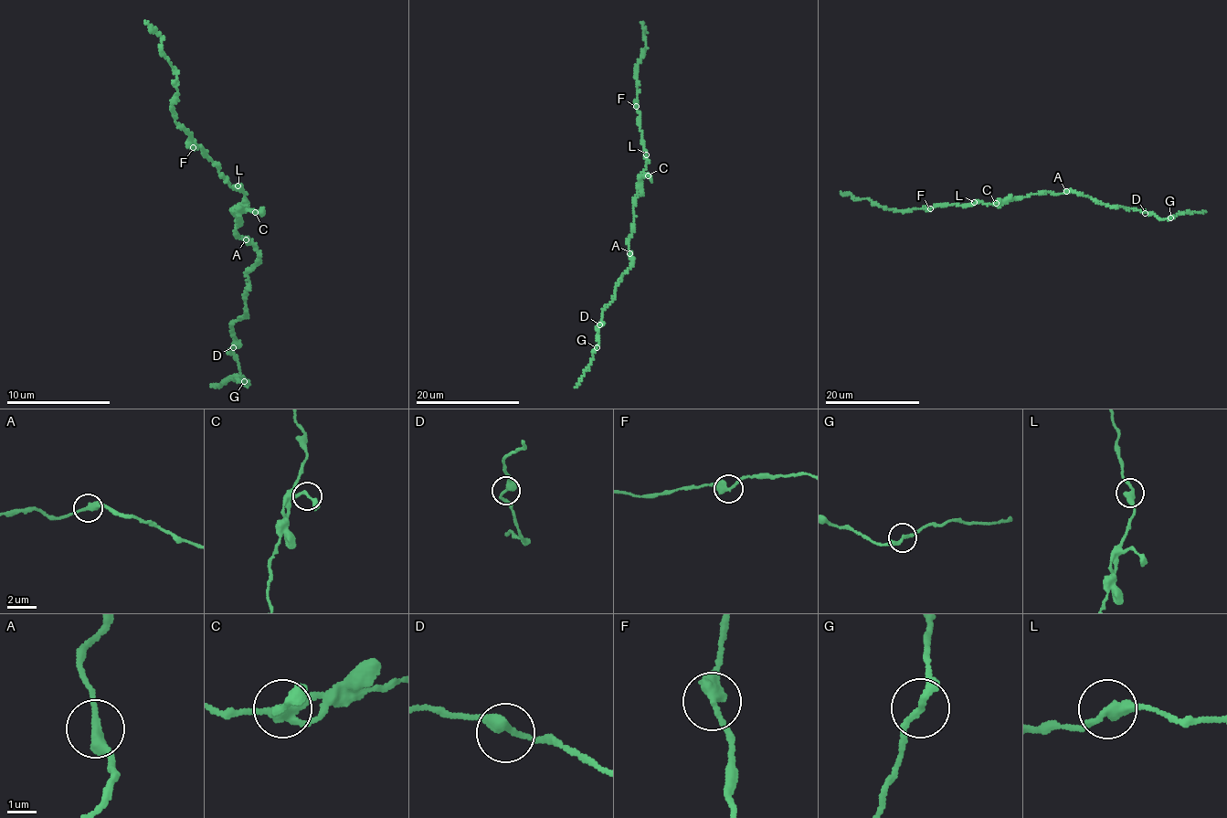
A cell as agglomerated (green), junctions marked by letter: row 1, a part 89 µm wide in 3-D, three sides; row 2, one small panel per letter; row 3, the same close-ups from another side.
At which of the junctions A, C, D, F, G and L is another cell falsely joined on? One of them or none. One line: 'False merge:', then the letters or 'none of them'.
False merge: none of them

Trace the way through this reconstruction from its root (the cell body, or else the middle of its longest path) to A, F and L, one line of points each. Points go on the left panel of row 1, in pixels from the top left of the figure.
A: (235, 215), (238, 214), (242, 222), (235, 234), (246, 239)
F: (235, 215), (231, 208), (236, 211), (235, 206), (247, 200), (244, 194), (230, 184), (201, 145), (194, 146)
L: (235, 215), (231, 208), (236, 211), (235, 206), (241, 207), (247, 200), (237, 185)

